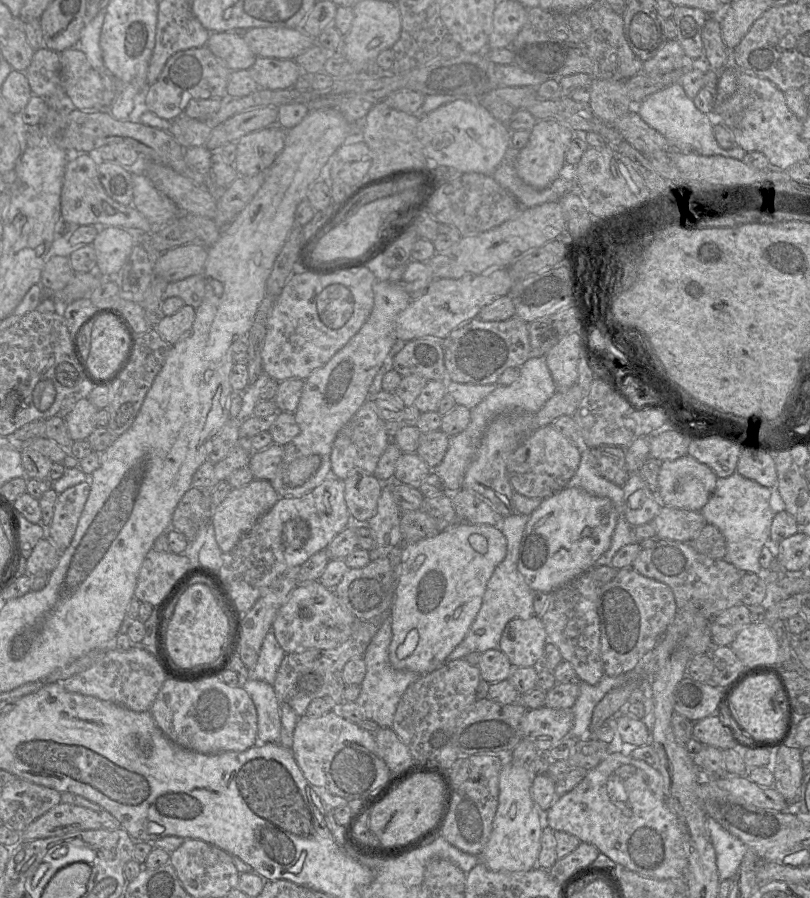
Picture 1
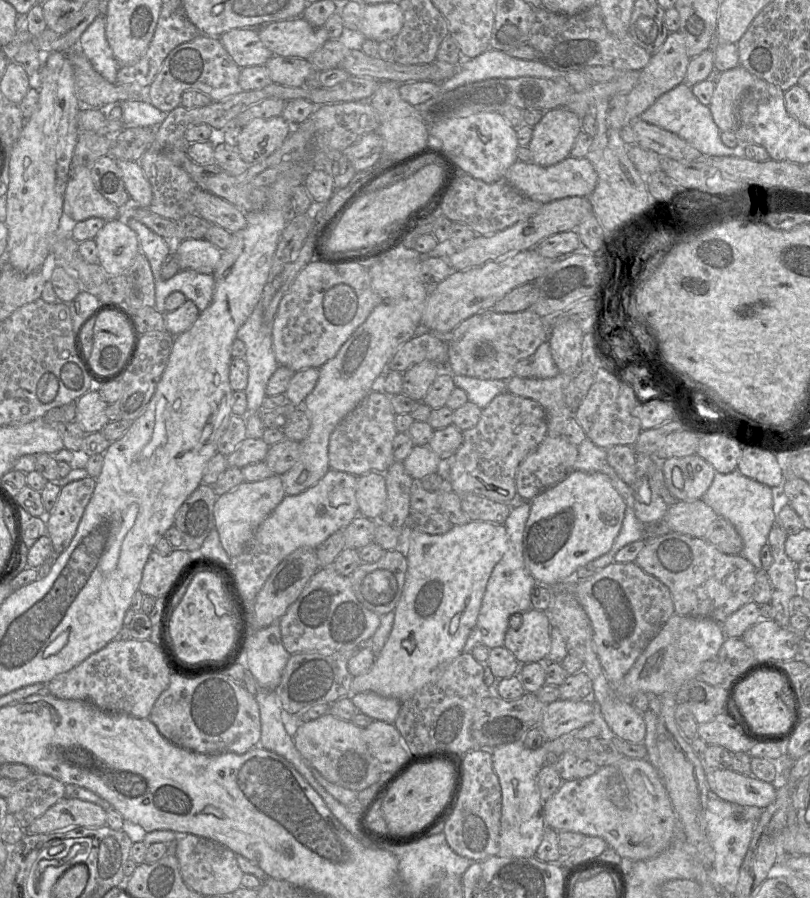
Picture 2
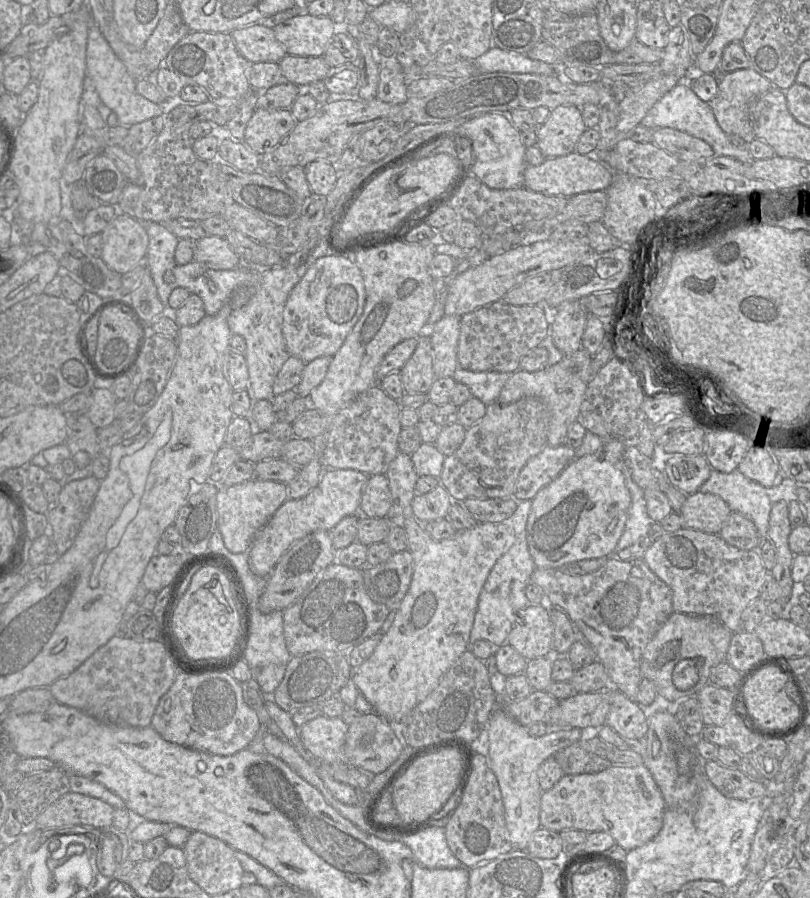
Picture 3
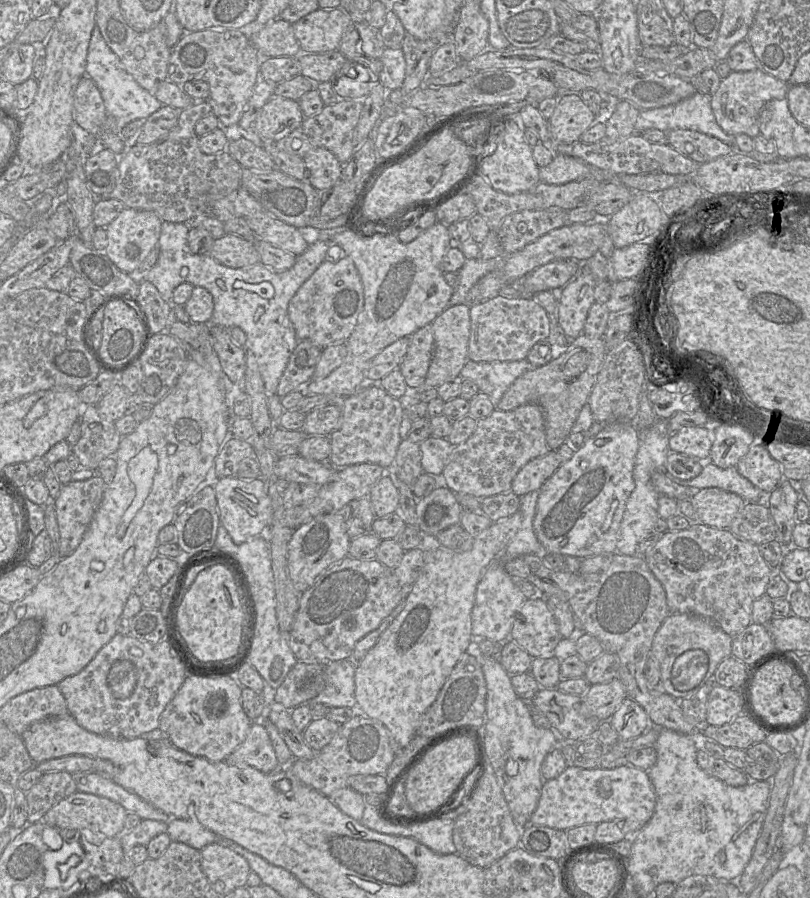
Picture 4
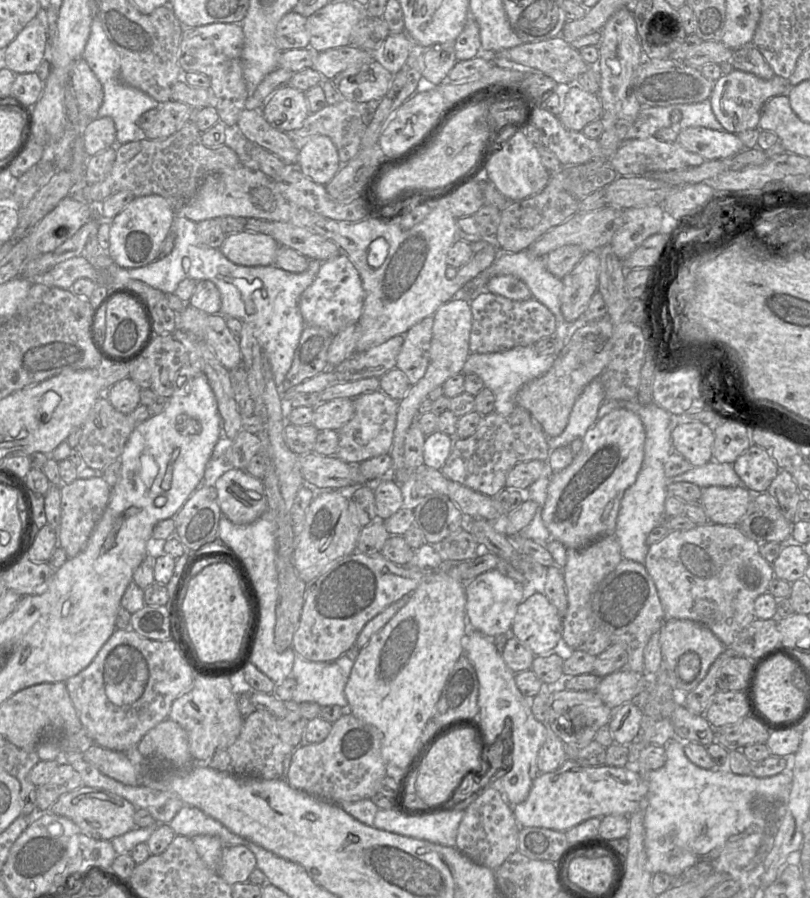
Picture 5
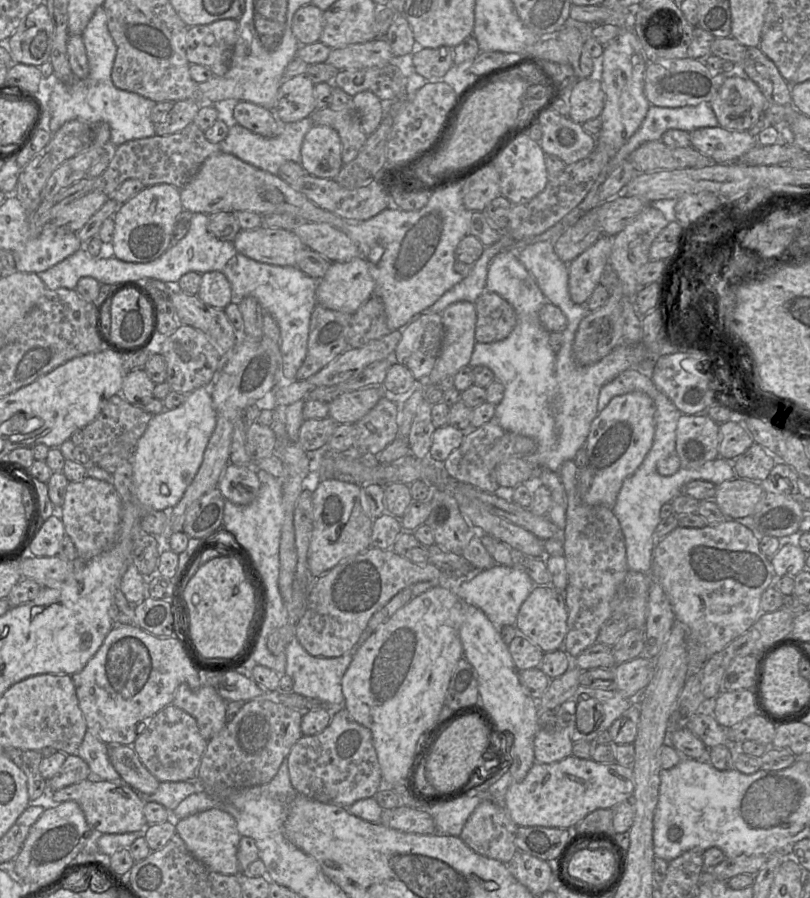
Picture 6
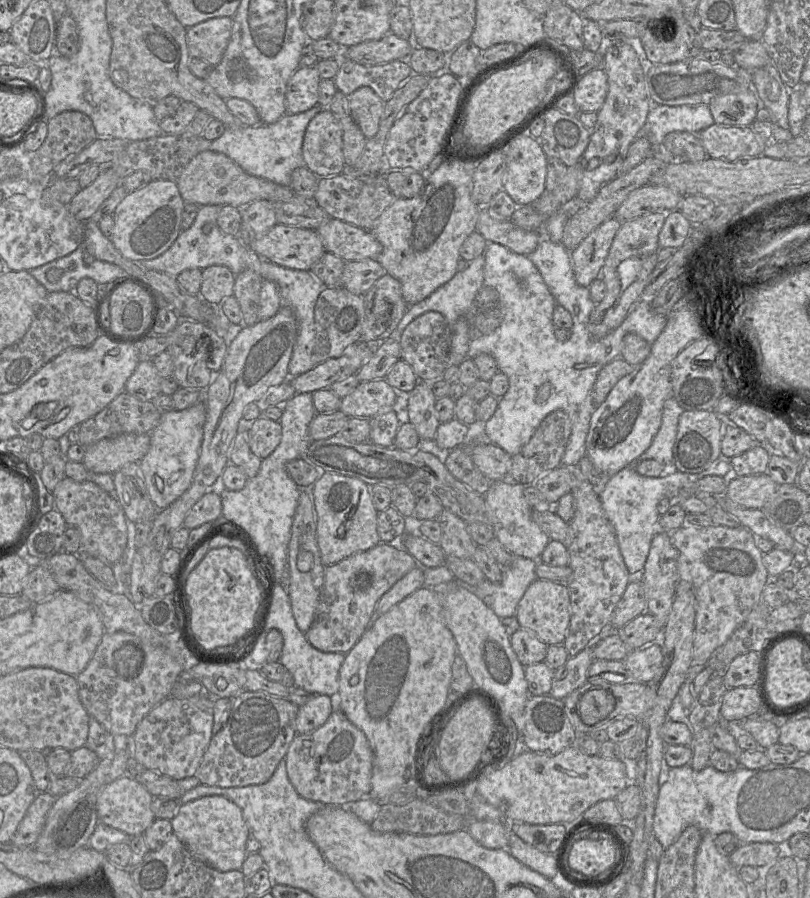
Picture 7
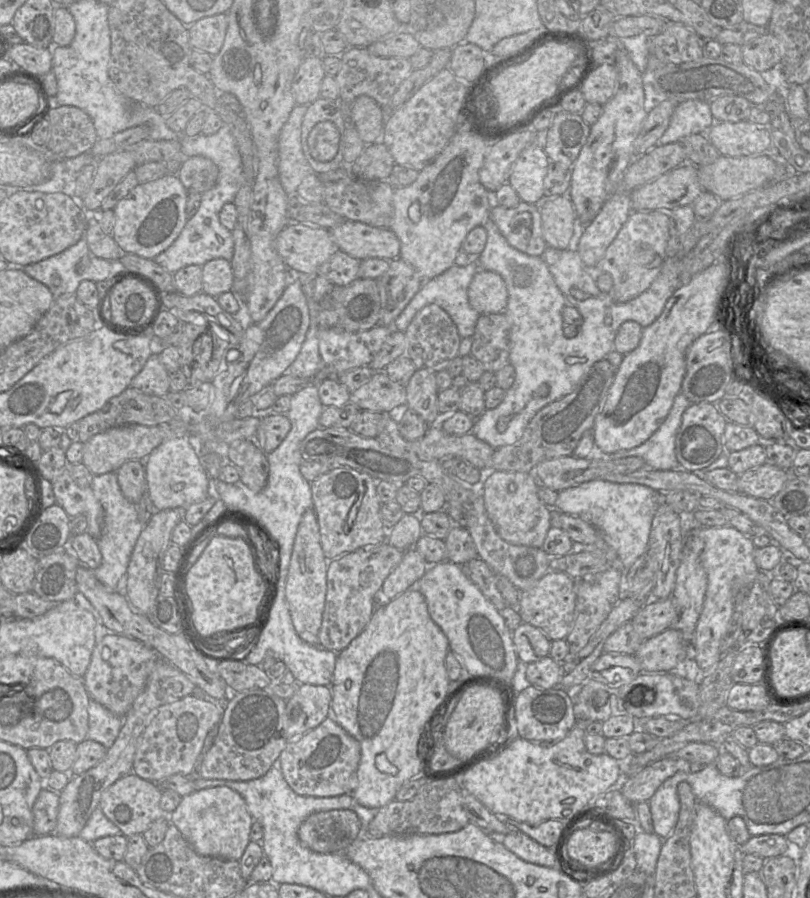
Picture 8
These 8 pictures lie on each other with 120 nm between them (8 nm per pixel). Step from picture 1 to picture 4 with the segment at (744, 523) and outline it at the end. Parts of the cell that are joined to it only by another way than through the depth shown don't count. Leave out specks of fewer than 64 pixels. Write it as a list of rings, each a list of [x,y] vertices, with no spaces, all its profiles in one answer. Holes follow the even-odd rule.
[[[704,461],[701,473],[695,478],[690,480],[672,478],[672,480],[695,489],[717,487],[739,495],[746,502],[762,502],[767,495],[744,478],[735,466],[720,468],[711,461]]]

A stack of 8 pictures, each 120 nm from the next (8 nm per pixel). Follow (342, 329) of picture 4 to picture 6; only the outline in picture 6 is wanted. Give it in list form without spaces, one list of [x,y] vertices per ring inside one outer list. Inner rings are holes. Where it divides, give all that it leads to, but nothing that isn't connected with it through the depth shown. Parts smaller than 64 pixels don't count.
[[[356,257],[349,262],[331,262],[316,289],[317,304],[335,311],[354,314],[374,295],[375,282],[367,261]]]

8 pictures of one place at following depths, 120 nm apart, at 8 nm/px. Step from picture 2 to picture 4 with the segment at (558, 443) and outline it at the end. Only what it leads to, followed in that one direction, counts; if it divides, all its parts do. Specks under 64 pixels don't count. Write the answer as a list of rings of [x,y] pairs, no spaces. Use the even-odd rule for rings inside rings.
[[[556,450],[532,459],[524,465],[512,481],[511,491],[522,497],[532,491],[539,491],[543,484],[563,464]]]

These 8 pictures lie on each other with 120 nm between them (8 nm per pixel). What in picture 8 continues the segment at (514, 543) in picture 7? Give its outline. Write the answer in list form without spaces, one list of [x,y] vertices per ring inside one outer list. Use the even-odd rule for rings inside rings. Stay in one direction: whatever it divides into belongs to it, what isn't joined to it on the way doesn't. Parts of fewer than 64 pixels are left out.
[[[489,471],[483,478],[484,503],[499,536],[514,545],[541,548],[551,527],[551,508],[538,496],[539,482],[533,473]]]

